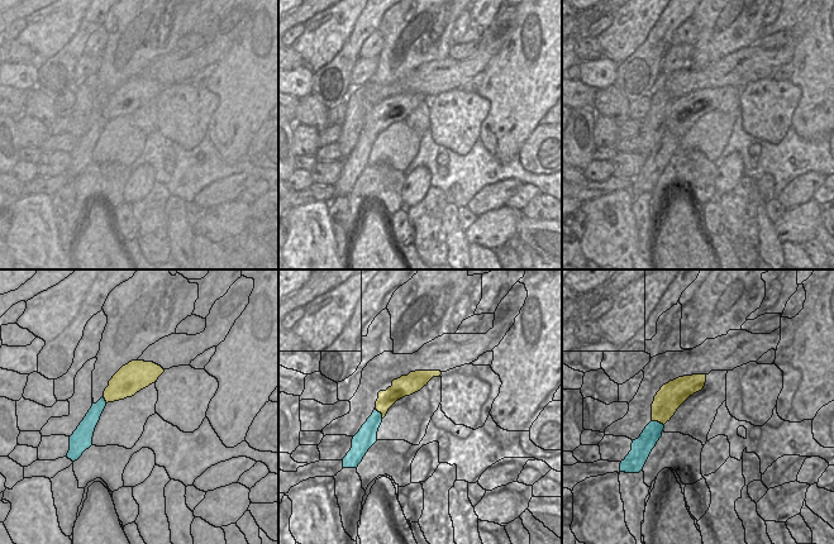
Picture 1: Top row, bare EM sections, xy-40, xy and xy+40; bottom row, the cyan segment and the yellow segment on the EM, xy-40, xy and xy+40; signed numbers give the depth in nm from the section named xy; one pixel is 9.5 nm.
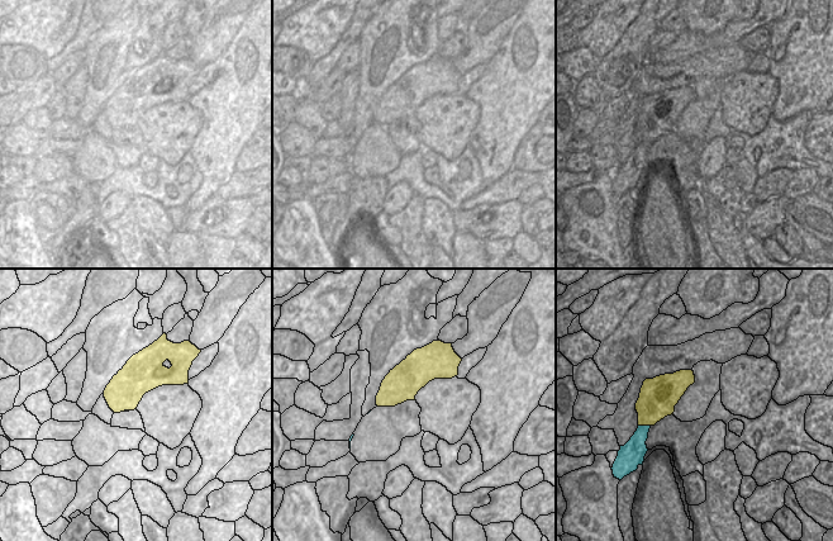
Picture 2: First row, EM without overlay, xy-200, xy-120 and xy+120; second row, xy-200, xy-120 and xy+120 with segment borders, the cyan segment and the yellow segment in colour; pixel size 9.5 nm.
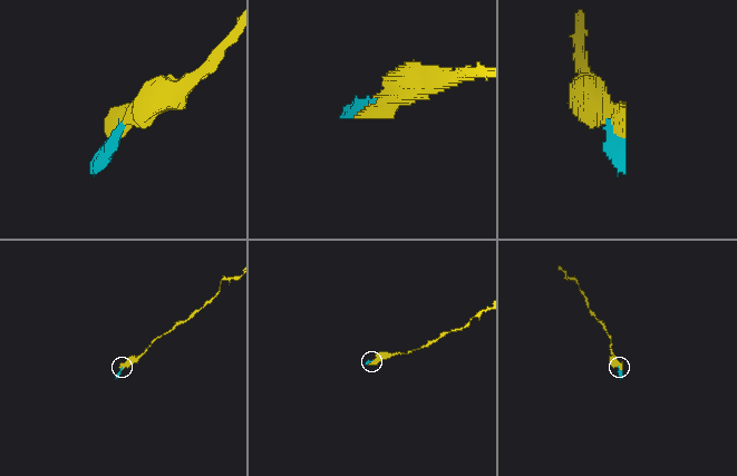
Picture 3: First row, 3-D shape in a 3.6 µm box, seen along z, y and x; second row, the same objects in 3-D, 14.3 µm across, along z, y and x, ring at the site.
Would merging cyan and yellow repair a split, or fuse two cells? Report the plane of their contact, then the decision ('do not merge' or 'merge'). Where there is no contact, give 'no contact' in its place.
contact in xy+40; merge

